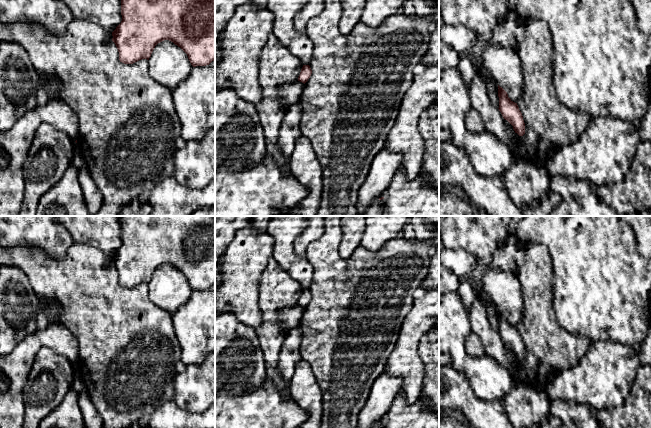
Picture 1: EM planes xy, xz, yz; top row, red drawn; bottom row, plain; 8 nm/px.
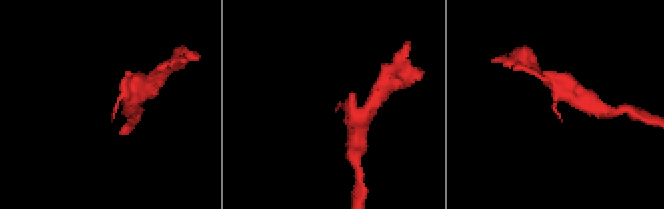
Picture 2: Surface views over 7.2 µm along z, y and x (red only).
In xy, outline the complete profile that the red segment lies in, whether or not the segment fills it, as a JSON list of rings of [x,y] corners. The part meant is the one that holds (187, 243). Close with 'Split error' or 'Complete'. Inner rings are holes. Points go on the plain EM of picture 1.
[[[120,216],[120,223],[122,245],[112,256],[120,286],[149,284],[155,270],[164,264],[180,271],[193,291],[206,290],[215,284],[215,216]]]. Complete

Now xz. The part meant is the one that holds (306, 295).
[[[303,289],[300,299],[298,301],[298,305],[302,307],[306,307],[312,298],[312,294],[309,289]]]. Complete

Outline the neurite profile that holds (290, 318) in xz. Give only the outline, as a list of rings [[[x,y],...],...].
[[[296,305],[279,311],[280,325],[287,334],[291,329],[300,326],[304,307]]]

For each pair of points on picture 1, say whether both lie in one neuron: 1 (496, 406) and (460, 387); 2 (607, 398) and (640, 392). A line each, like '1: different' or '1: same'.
1: same
2: different

